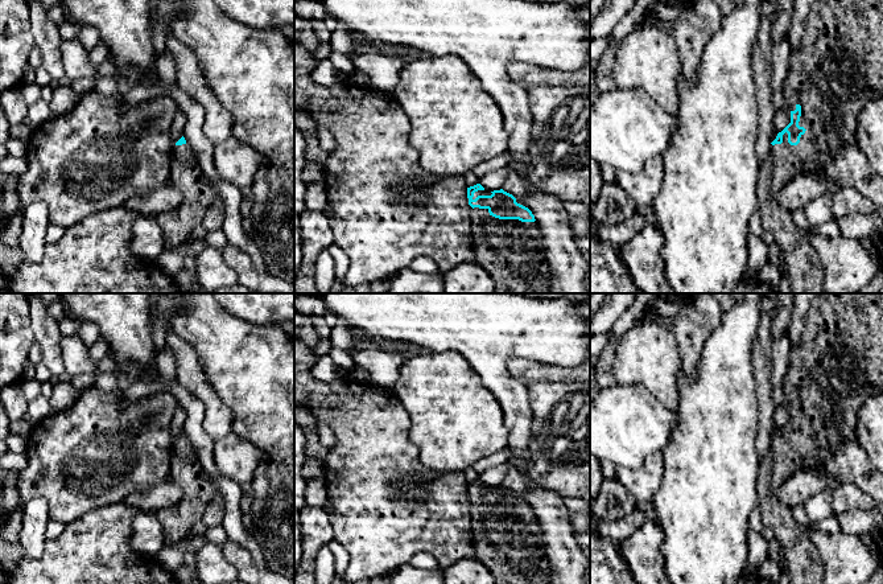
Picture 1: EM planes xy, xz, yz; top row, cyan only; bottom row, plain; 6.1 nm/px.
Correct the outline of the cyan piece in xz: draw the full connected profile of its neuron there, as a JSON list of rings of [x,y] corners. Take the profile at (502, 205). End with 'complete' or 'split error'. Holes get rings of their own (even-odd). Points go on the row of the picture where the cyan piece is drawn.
[[[480,184],[467,188],[475,263],[494,280],[495,293],[549,293],[550,266],[541,230],[532,211],[500,190],[486,190]]]; split error

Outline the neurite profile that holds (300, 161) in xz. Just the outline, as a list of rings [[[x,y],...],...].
[[[294,128],[294,276],[301,266],[300,217],[306,210],[306,185],[302,181],[302,172],[306,164],[306,141],[302,132]]]

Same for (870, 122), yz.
[[[872,98],[865,103],[858,115],[857,135],[857,145],[883,177],[883,98]]]

